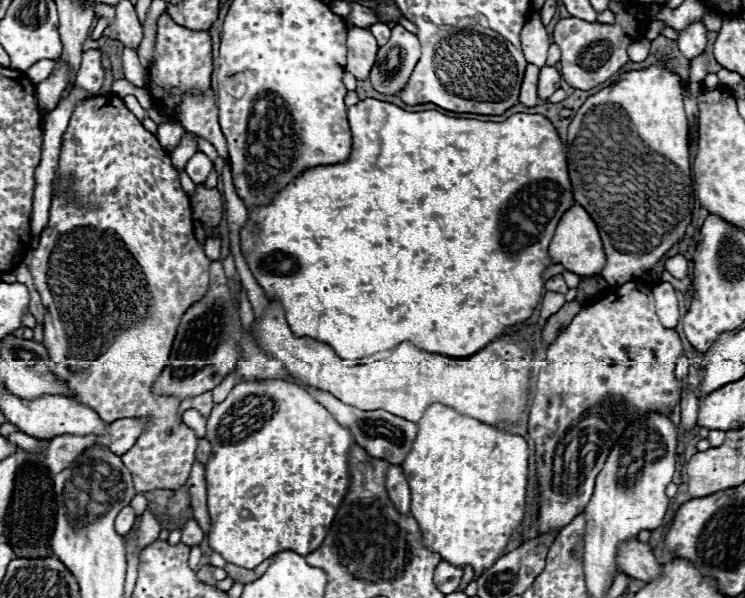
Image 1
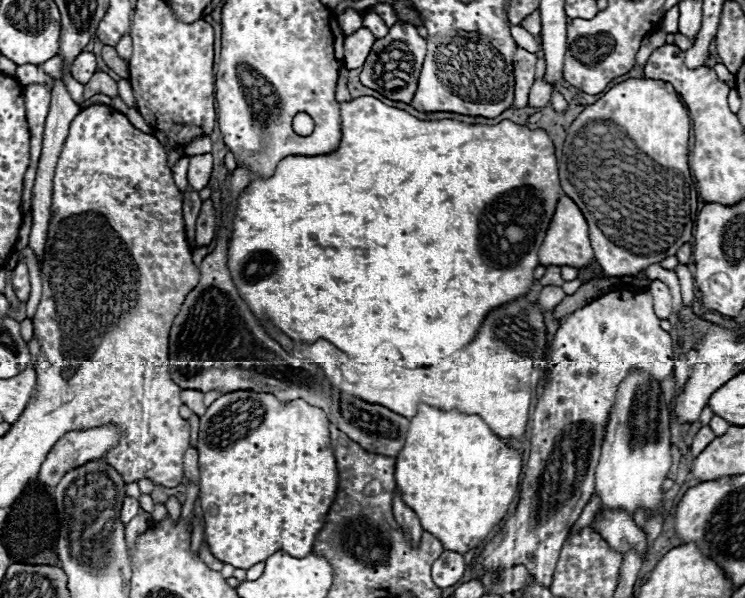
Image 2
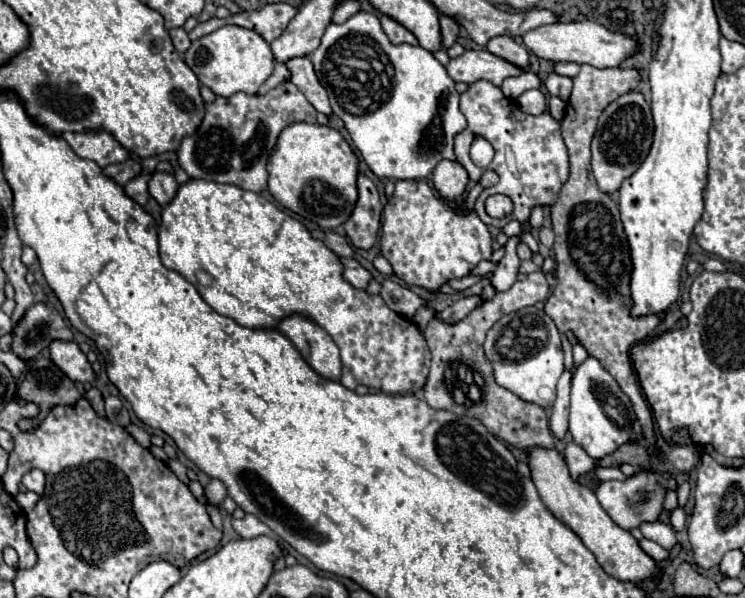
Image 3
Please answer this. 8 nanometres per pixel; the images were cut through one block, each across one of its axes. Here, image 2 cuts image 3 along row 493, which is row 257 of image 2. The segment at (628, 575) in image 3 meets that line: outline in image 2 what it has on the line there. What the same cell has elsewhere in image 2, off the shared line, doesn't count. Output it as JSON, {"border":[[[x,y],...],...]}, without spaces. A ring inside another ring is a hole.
{"border":[[[560,194],[560,198],[558,198],[556,212],[546,230],[546,238],[538,250],[538,260],[542,266],[574,266],[574,268],[588,266],[594,260],[594,252],[592,252],[592,246],[588,240],[588,226],[584,222],[584,216],[580,214],[578,206],[566,194]]]}

